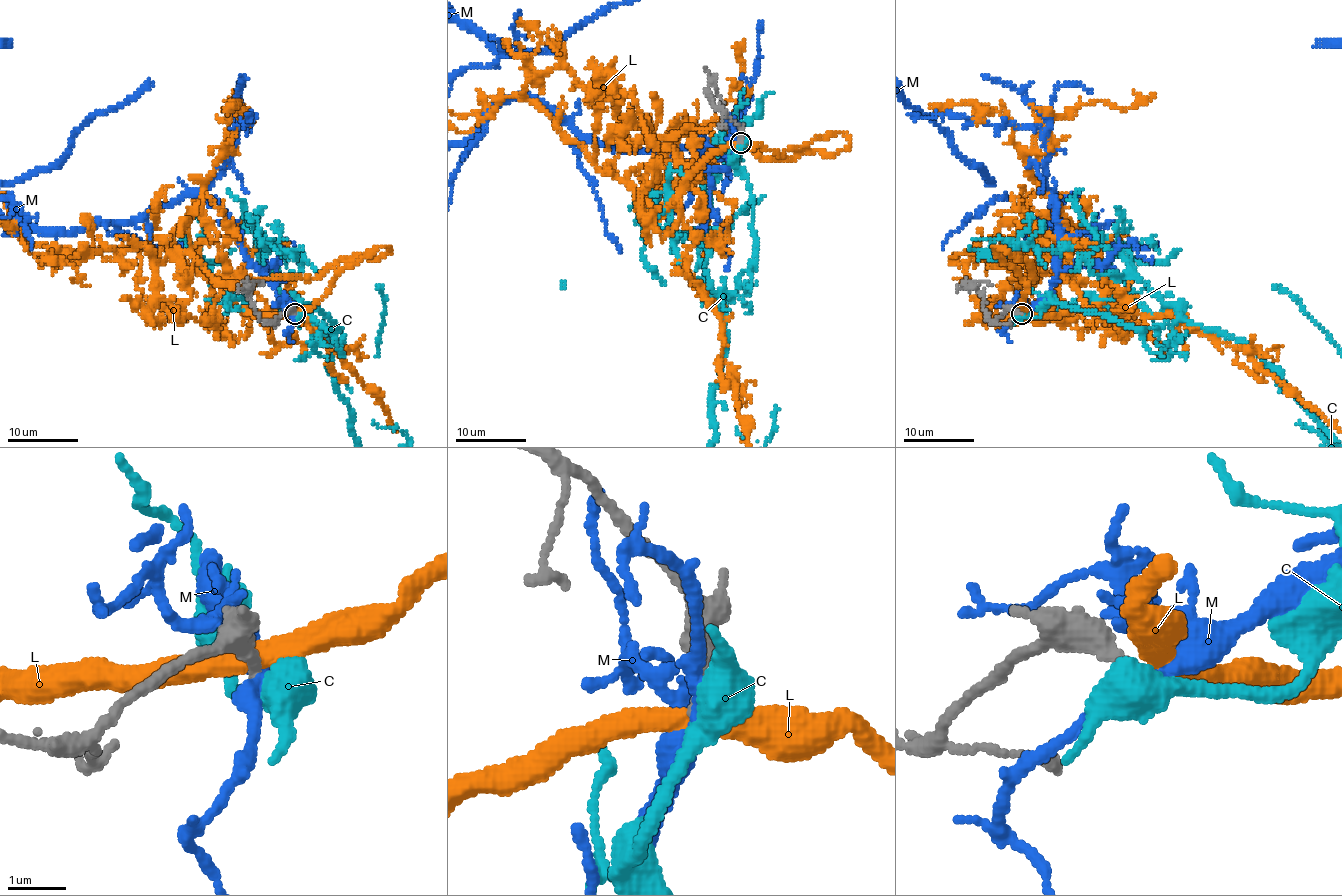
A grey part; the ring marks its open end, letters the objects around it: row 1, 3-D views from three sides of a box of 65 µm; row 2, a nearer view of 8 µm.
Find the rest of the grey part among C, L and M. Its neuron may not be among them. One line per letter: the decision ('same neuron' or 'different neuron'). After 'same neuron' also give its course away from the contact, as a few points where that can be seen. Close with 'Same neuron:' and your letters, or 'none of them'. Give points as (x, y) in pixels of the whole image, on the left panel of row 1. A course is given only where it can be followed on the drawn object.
C: same neuron
L: different neuron
M: different neuron
Same neuron: C

